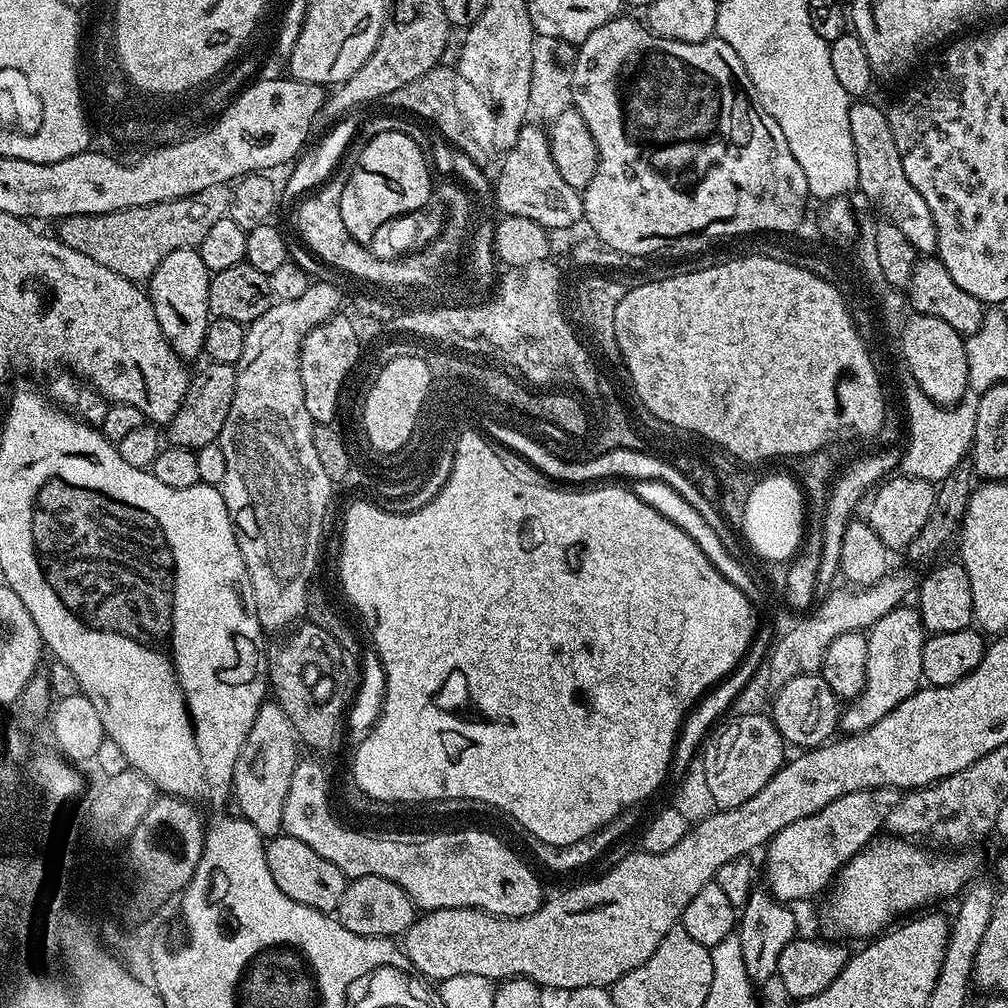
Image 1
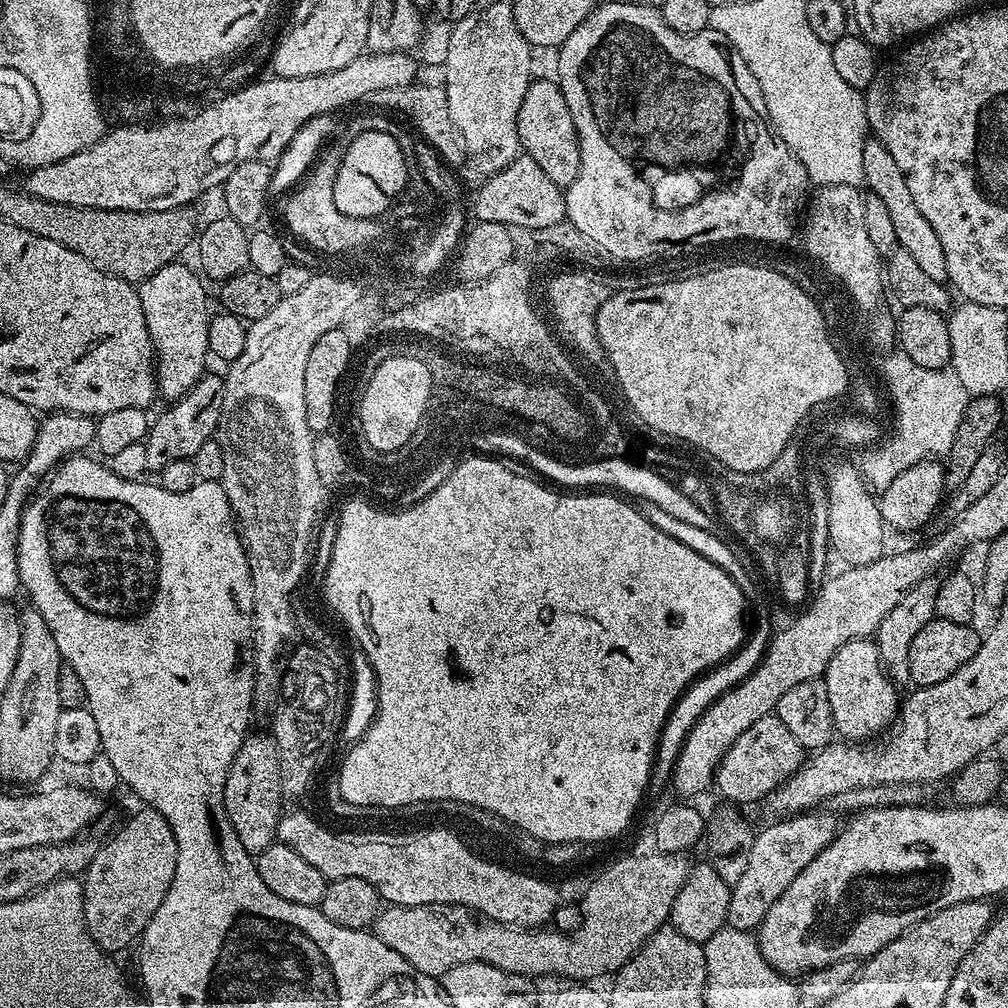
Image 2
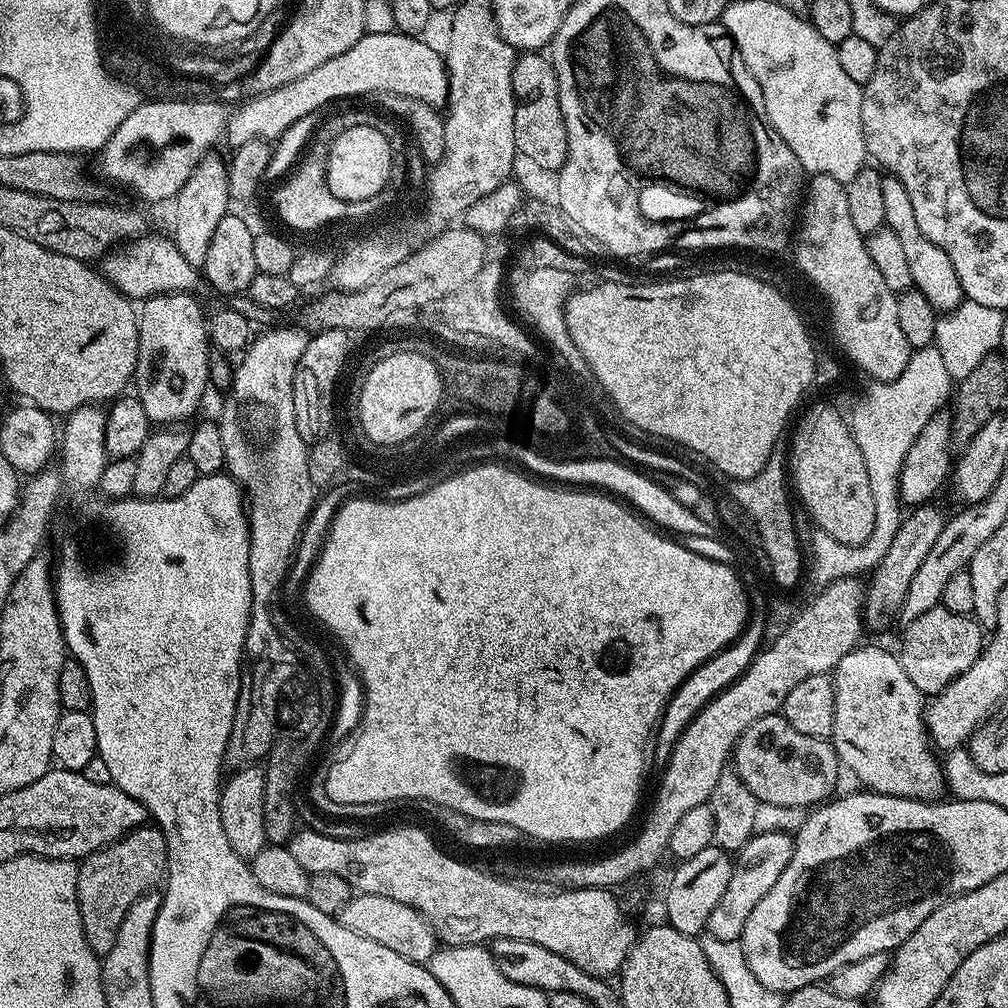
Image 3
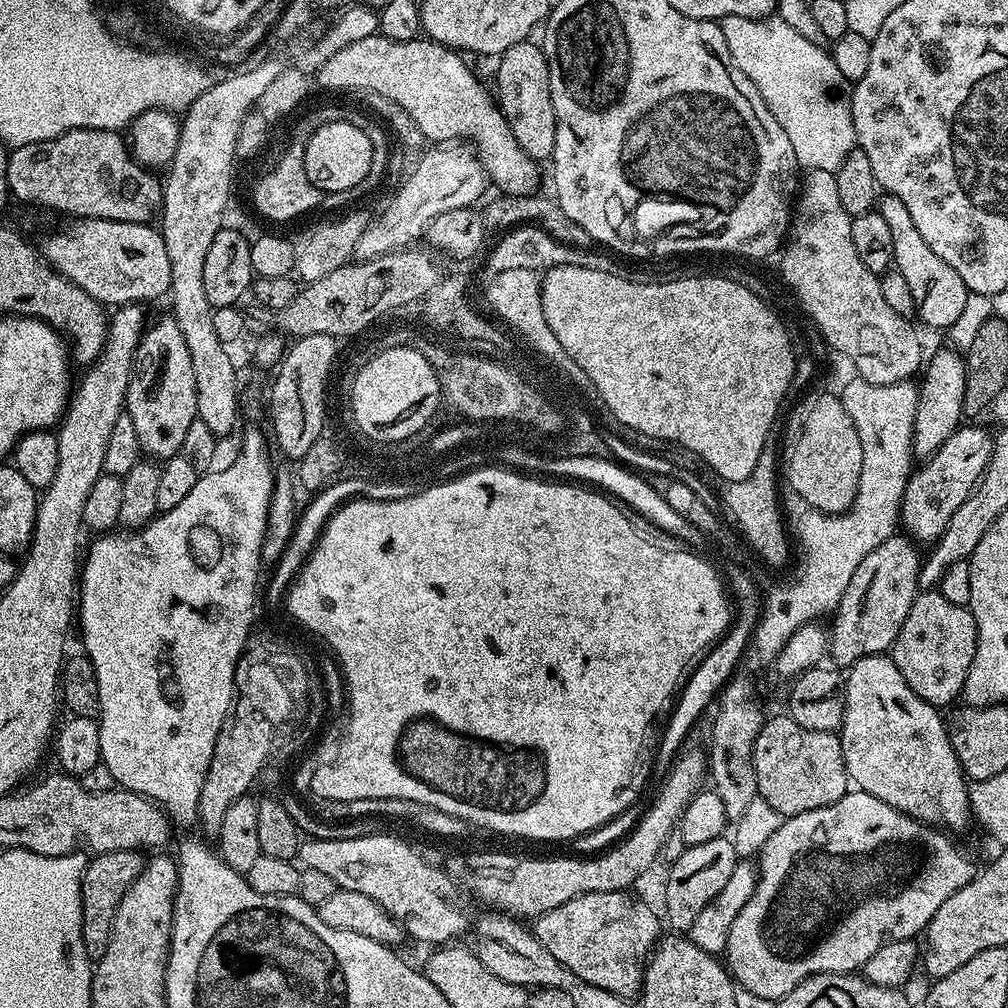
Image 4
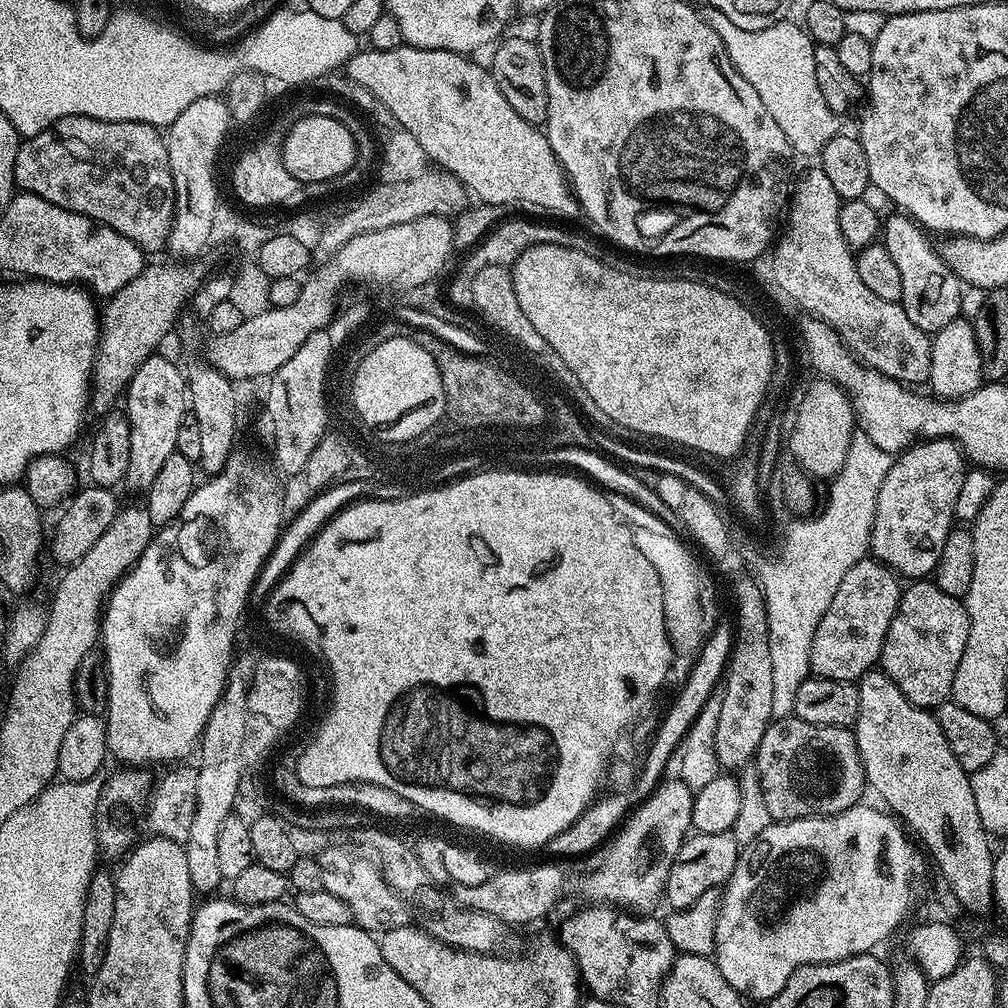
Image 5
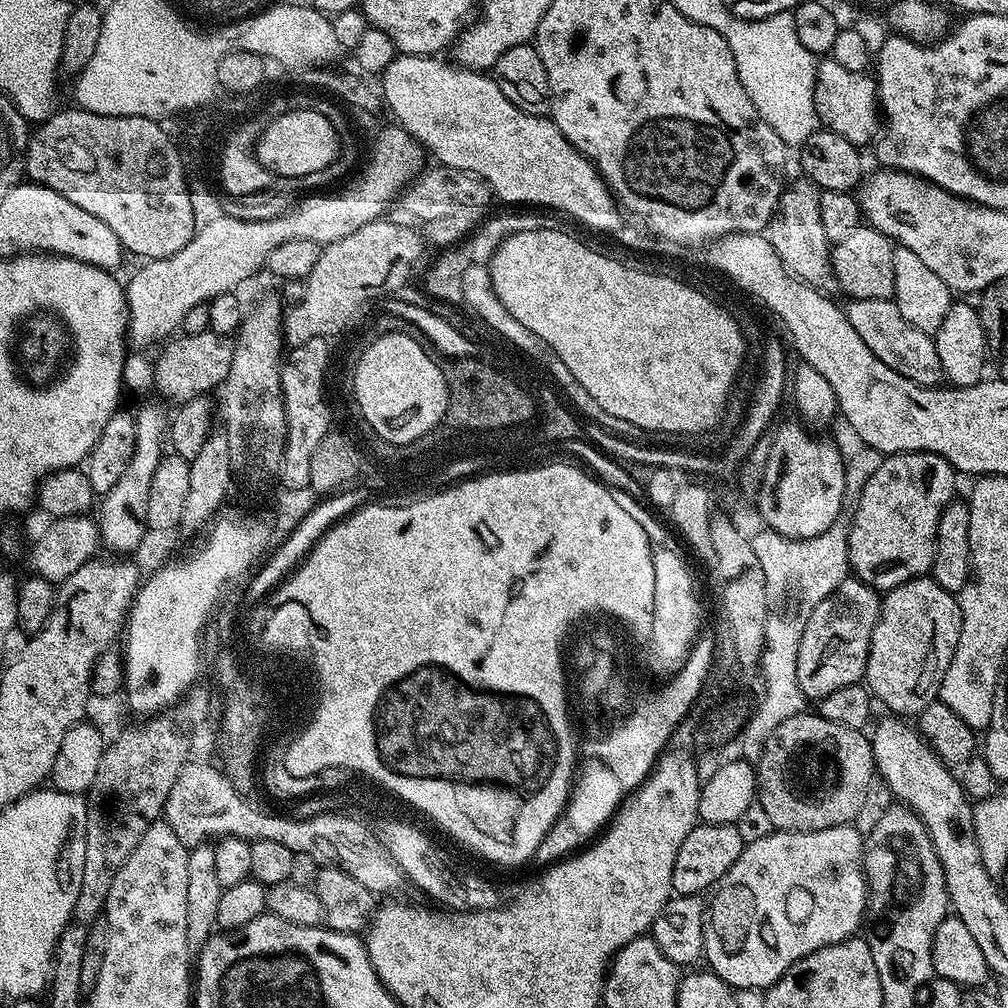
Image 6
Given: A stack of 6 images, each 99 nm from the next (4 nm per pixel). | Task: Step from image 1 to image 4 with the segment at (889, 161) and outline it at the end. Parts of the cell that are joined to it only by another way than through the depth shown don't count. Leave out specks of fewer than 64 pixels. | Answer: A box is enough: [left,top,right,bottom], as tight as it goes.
[882,195,969,330]

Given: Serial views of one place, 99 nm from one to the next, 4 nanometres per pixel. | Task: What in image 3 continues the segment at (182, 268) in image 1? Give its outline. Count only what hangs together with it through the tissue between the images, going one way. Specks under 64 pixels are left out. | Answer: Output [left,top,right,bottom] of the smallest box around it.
[134,291,210,426]

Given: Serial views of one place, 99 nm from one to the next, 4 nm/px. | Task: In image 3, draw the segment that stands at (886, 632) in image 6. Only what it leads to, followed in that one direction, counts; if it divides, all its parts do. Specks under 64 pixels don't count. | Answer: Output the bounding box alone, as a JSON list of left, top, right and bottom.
[898,606,986,697]

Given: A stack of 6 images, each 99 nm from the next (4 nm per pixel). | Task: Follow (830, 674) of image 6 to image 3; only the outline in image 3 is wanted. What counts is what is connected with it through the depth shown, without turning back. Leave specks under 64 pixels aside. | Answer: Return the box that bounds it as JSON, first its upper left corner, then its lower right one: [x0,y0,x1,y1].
[864,502,946,629]

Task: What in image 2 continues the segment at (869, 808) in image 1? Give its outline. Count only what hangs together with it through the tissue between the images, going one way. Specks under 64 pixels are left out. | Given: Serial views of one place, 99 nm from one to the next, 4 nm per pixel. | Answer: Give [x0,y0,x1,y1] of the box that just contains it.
[727,810,837,932]

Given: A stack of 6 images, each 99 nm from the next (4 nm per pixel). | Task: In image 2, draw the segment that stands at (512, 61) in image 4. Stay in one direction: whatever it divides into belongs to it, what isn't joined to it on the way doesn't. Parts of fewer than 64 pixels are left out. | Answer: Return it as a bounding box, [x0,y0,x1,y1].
[518,79,582,190]

